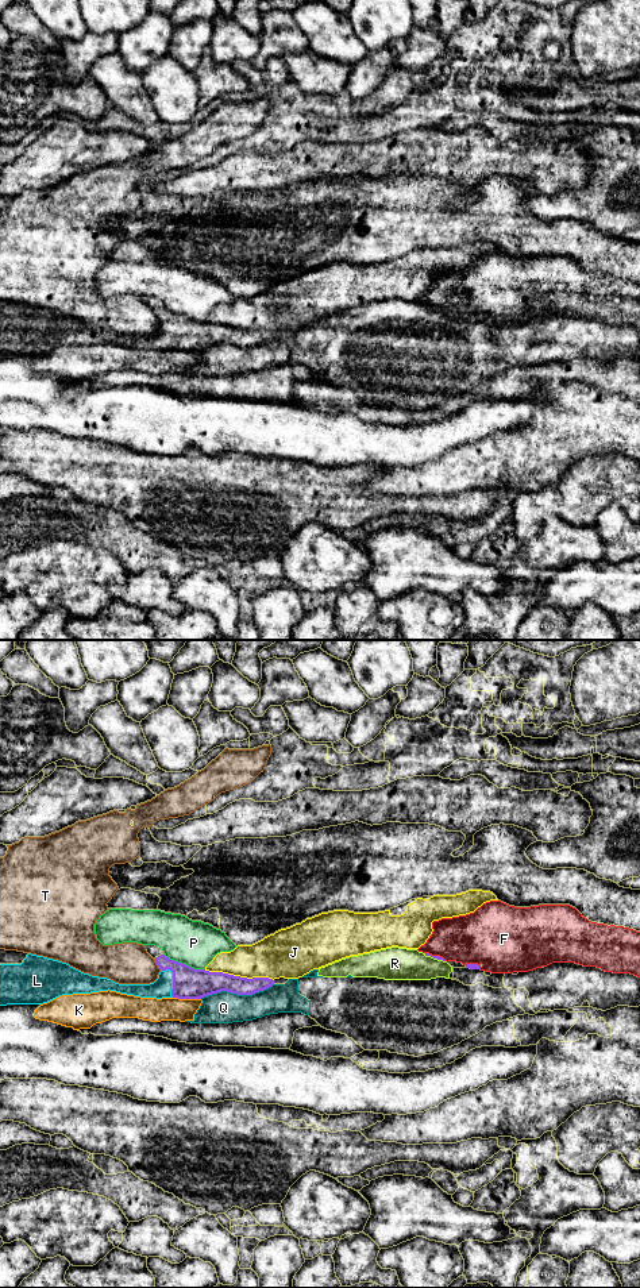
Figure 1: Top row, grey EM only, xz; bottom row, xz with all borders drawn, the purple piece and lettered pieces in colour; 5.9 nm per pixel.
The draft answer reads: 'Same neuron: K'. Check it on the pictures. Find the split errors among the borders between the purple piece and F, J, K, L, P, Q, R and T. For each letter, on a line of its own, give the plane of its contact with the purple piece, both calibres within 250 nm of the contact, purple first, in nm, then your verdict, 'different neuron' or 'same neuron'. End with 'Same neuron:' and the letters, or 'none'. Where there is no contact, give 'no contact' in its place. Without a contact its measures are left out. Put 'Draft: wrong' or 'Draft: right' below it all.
F: contact in xz; calibres 20 and 300 nm; different neuron
J: contact in xz; calibres 170 and 260 nm; different neuron
K: contact in xz; calibres 190 and 140 nm; different neuron
L: contact in xz; calibres 190 and 120 nm; same neuron
P: contact in xz; calibres 190 and 280 nm; different neuron
Q: contact in xz; calibres 180 and 190 nm; different neuron
R: contact in xz; calibres 20 and 200 nm; different neuron
T: contact in xz; calibres 190 and 260 nm; different neuron
Same neuron: L
Draft: wrong

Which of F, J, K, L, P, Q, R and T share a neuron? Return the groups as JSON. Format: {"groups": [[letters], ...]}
{"groups": [["F"], ["J"], ["K"], ["L"], ["P"], ["Q", "R"], ["T"]]}

